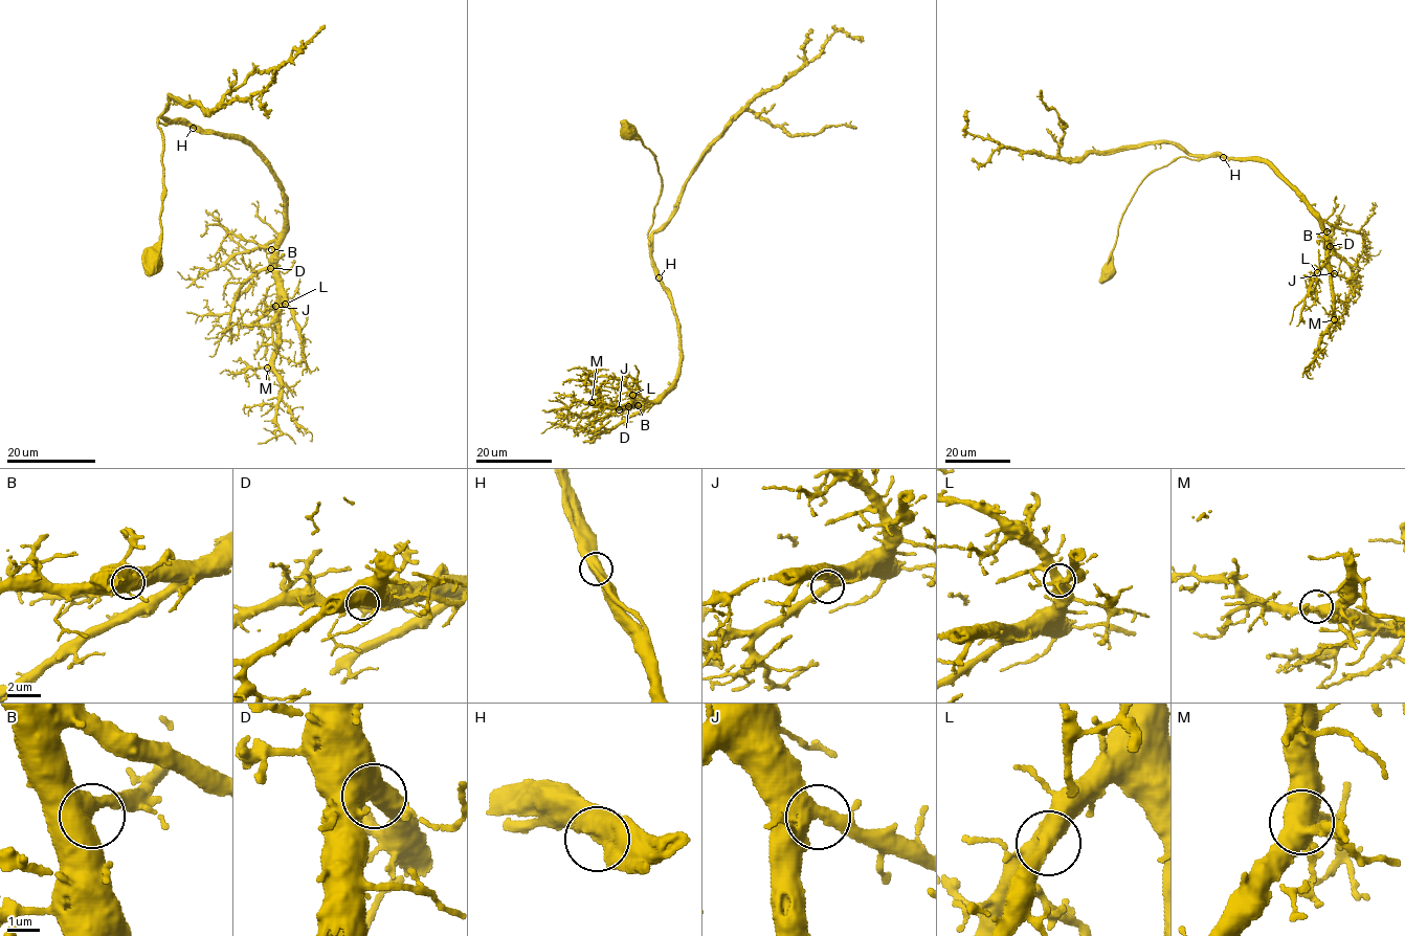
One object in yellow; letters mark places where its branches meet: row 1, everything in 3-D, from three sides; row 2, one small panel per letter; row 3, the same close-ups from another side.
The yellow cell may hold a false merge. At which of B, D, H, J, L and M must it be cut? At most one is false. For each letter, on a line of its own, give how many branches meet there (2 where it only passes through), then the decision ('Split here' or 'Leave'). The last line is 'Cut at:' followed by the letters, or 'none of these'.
B: Branches: 2. Leave
D: Branches: 2. Leave
H: Branches: 2. Leave
J: Branches: 3. Leave
L: Branches: 3. Leave
M: Branches: 3. Leave
Cut at: none of these

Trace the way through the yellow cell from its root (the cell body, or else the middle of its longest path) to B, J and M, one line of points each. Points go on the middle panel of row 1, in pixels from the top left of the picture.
B: (631, 130), (655, 155), (663, 181), (647, 232), (649, 251), (671, 302), (681, 351), (669, 387), (638, 405)
J: (631, 130), (655, 155), (663, 181), (647, 232), (649, 251), (671, 302), (681, 359), (666, 392), (619, 409)
M: (631, 130), (663, 181), (649, 251), (675, 314), (681, 362), (652, 400), (592, 402)

